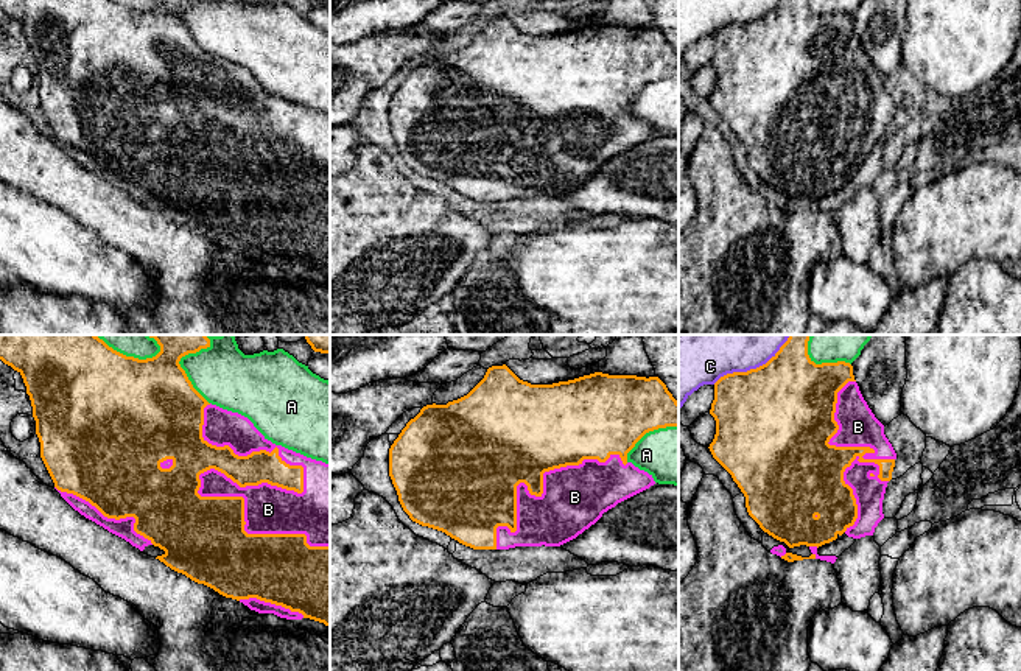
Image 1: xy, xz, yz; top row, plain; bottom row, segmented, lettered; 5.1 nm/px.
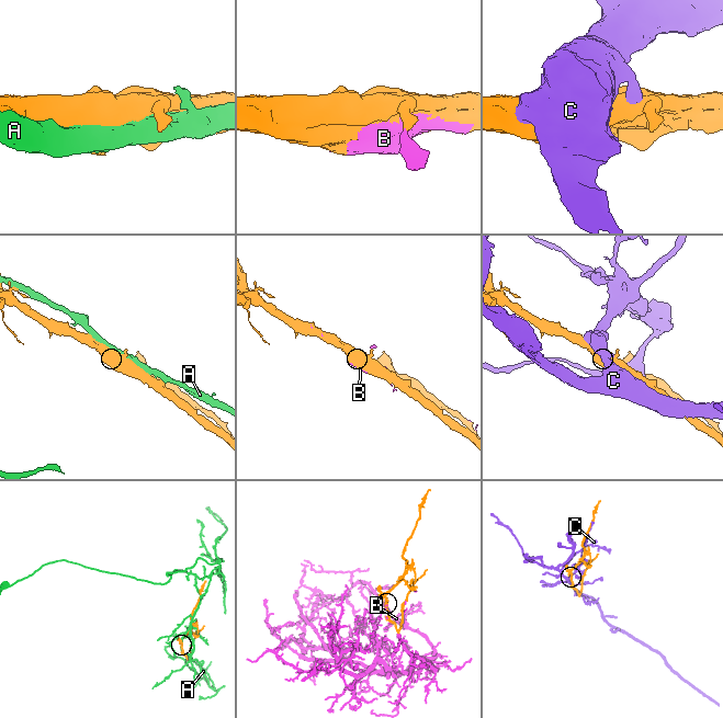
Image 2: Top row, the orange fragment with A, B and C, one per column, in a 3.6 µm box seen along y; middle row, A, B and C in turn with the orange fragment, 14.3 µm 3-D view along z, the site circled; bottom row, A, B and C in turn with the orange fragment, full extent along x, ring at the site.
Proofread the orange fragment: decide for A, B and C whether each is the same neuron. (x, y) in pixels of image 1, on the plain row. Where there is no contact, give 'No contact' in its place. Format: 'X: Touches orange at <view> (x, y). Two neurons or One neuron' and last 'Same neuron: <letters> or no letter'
A: Touches orange at xy (184, 24). Two neurons
B: Touches orange at xy (240, 137). One neuron
C: Touches orange at yz (747, 22). Two neurons
Same neuron: B

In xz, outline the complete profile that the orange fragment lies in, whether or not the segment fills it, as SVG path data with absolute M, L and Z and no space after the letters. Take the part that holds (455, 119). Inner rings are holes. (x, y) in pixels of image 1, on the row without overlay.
M506 16L492 17L484 30L464 48L447 56L426 56L402 81L389 100L389 128L397 142L398 153L409 170L422 177L445 184L459 195L473 201L509 201L515 198L560 198L591 176L618 154L655 135L652 126L627 112L627 104L649 83L679 78L679 53L658 28L609 26L595 23L568 33L553 36L531 36L520 31Z

